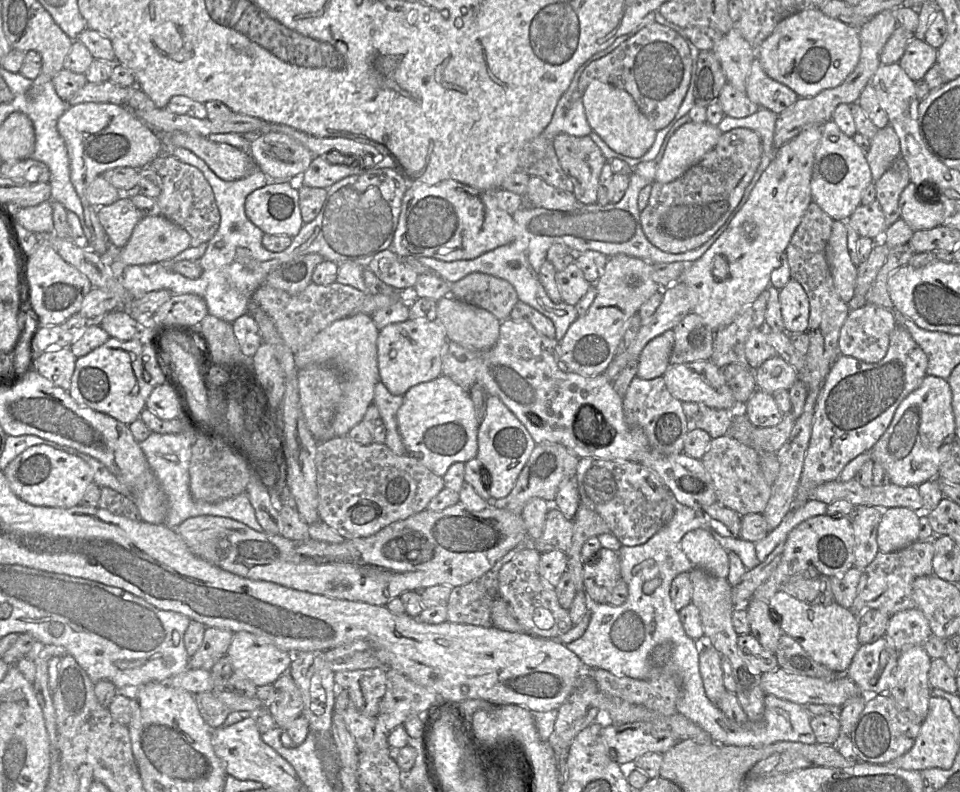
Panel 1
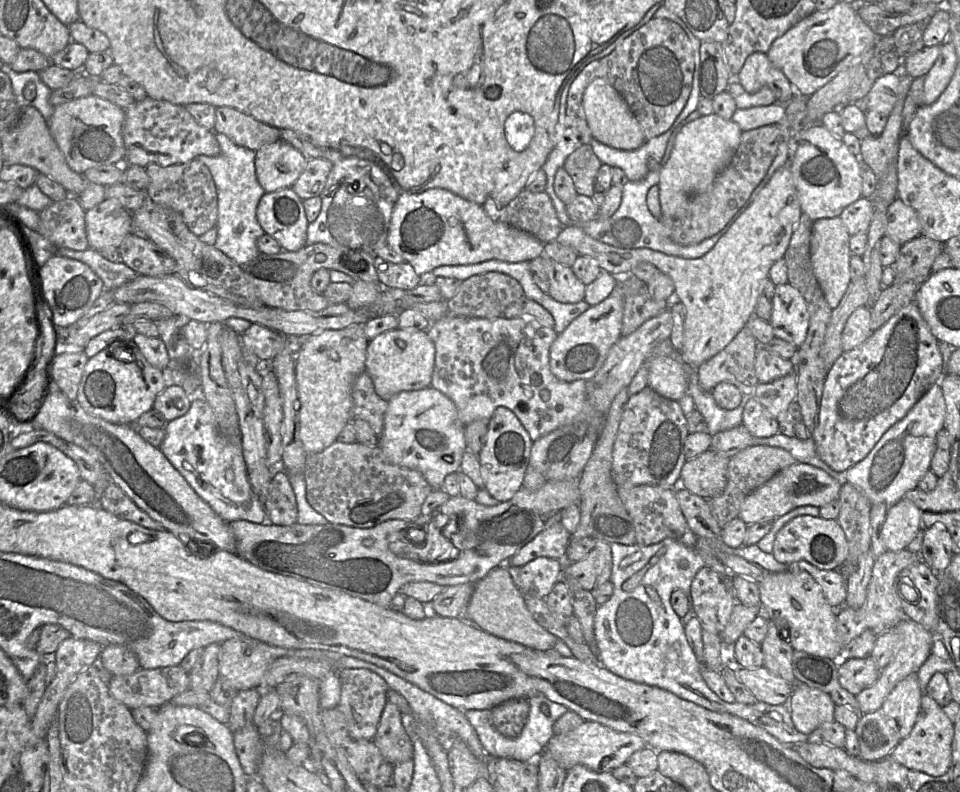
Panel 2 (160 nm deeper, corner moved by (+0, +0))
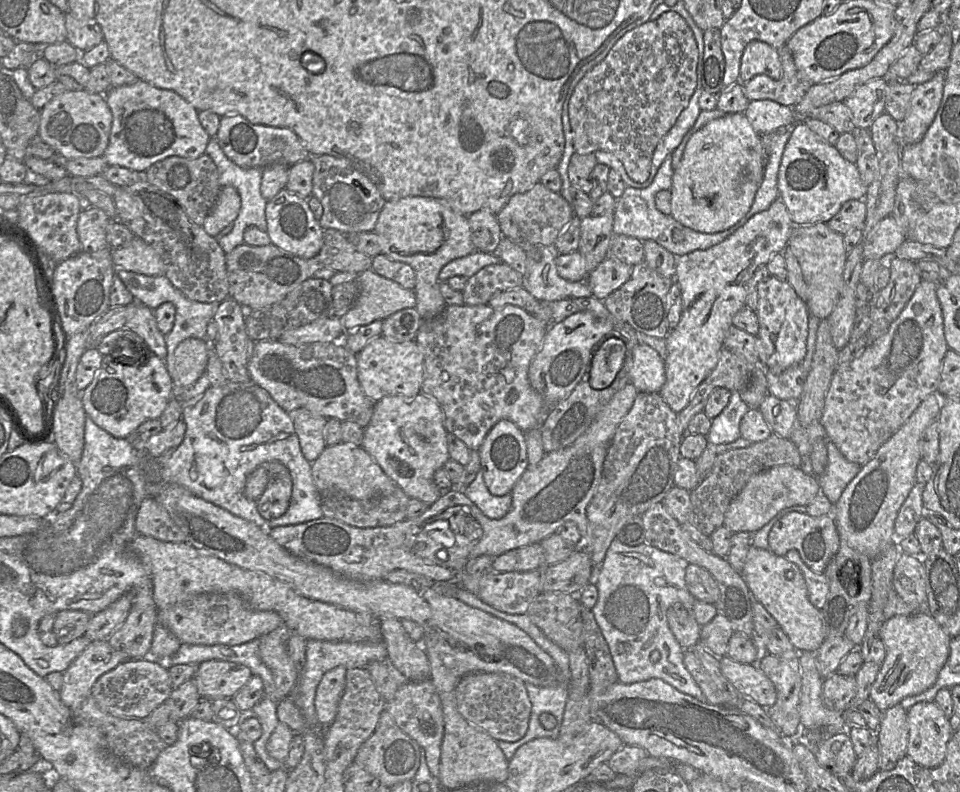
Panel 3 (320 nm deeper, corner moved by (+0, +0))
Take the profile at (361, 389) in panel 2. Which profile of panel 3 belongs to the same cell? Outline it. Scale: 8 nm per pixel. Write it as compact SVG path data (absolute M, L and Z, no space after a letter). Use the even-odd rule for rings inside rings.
M279 340L256 341L248 362L248 372L251 380L265 389L279 406L288 413L302 408L313 415L337 418L340 421L353 421L365 428L372 417L374 406L377 402L364 393L359 383L356 354L332 342L291 345L282 343Z

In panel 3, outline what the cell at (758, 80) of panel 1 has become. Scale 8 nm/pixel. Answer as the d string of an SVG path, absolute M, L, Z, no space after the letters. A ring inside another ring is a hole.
M753 40L744 49L739 82L744 84L759 74L778 80L782 76L782 64L777 49L766 42Z

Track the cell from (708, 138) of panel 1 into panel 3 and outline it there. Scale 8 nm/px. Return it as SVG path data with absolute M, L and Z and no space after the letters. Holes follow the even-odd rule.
M727 113L695 132L686 144L682 159L672 176L671 216L680 224L701 233L729 229L749 212L764 178L765 150L761 135L756 133L744 113Z

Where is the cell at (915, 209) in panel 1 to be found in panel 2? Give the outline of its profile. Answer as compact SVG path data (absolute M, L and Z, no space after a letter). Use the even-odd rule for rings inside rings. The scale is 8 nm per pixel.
M896 198L886 213L885 236L904 245L921 236L921 223L917 212Z

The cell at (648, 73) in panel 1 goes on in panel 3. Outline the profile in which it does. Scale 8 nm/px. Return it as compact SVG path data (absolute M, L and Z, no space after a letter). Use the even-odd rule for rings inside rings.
M664 12L656 20L648 20L623 35L604 59L585 73L574 87L568 112L575 152L582 155L598 150L610 152L622 162L633 181L645 182L650 175L657 144L673 127L695 91L697 63L698 47L694 34L677 12ZM598 91L606 91L611 104L589 105L589 97Z

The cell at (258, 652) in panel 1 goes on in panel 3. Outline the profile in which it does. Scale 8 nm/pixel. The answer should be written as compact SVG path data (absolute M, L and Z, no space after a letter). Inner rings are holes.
M207 660L197 666L193 677L203 700L232 698L253 676L251 670L239 663Z

